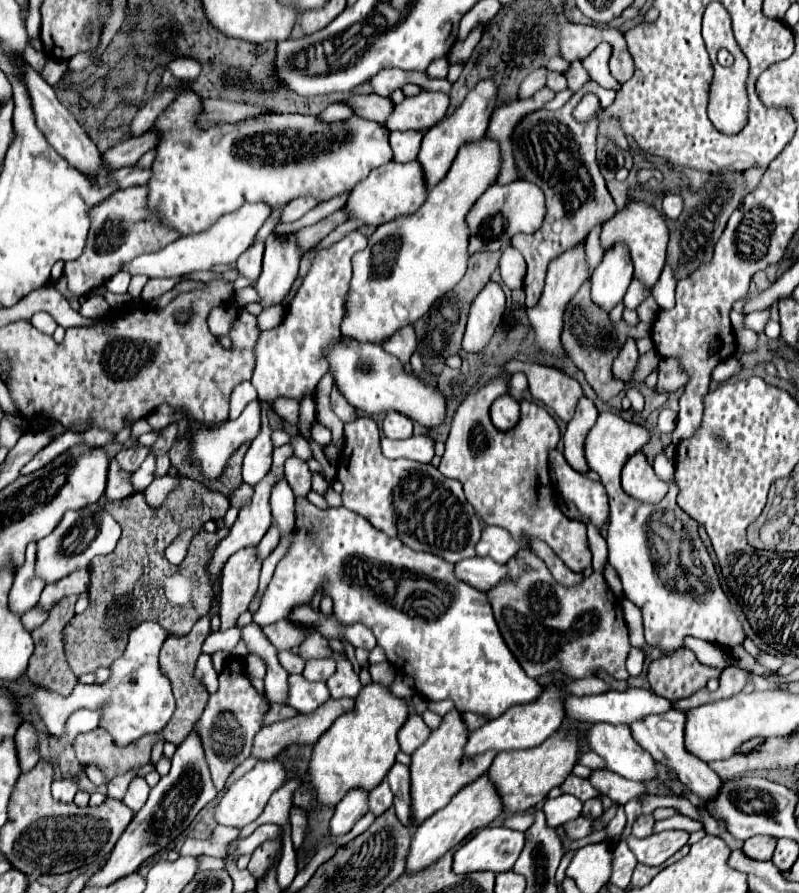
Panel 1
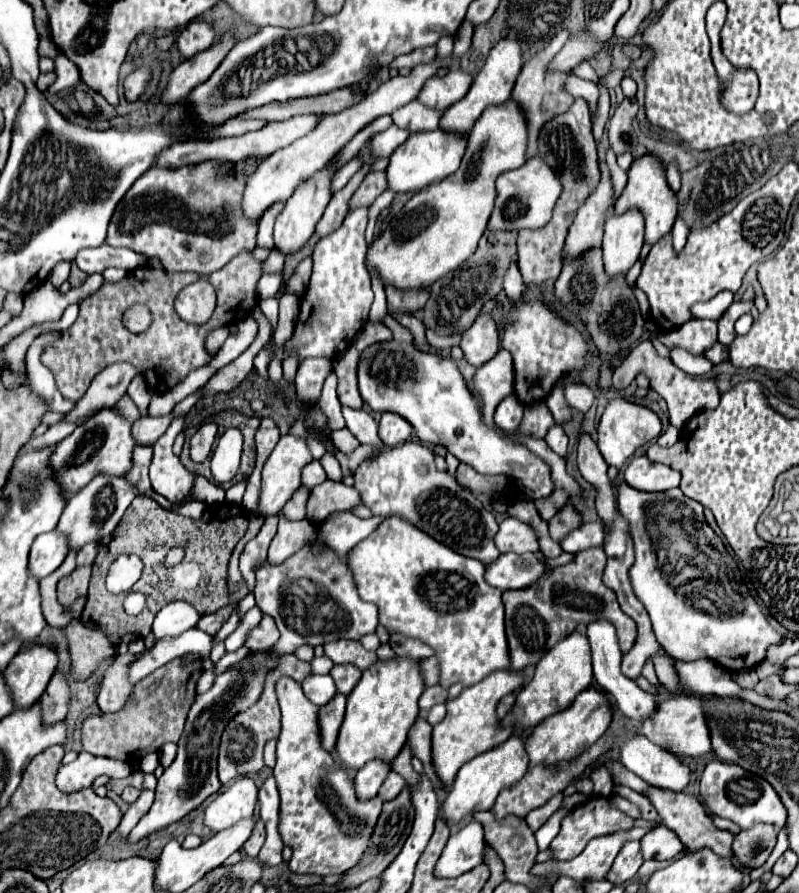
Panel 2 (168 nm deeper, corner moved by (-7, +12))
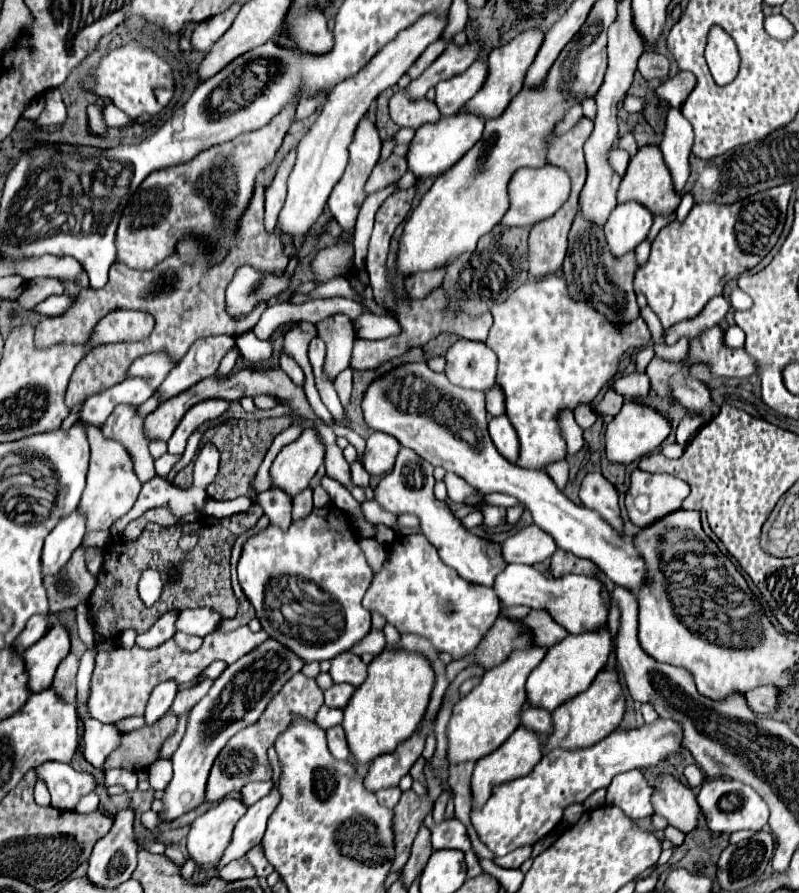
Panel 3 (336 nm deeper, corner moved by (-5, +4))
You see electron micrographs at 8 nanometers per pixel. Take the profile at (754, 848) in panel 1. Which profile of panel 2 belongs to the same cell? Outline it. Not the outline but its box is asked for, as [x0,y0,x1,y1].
[732,824,778,868]

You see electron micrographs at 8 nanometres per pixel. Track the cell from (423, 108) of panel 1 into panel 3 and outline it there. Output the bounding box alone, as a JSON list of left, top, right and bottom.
[436,60,488,114]

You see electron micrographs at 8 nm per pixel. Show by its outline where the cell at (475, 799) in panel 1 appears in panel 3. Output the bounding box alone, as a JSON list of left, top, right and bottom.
[472,726,542,806]

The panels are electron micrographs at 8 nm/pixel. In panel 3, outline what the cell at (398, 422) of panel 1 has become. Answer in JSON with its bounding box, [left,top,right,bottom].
[362,432,400,476]

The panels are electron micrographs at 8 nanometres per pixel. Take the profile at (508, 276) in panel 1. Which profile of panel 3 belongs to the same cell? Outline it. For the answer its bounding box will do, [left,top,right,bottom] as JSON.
[486,274,652,468]

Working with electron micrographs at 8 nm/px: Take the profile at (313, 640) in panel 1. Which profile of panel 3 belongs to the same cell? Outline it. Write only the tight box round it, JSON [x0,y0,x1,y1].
[330,652,366,688]

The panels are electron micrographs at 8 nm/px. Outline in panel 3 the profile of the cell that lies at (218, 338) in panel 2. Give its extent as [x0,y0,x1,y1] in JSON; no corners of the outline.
[158,336,236,400]

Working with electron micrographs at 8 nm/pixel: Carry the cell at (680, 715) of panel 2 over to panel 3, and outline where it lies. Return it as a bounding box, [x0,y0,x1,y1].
[470,718,680,856]

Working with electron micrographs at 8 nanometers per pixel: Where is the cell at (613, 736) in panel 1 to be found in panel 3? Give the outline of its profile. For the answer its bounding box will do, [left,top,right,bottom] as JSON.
[652,776,700,834]

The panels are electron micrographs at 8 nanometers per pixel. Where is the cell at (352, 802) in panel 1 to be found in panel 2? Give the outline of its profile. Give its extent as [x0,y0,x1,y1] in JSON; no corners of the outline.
[354,760,390,802]

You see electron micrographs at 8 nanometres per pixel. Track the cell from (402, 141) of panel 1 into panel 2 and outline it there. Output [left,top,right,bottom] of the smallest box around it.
[392,100,442,134]

